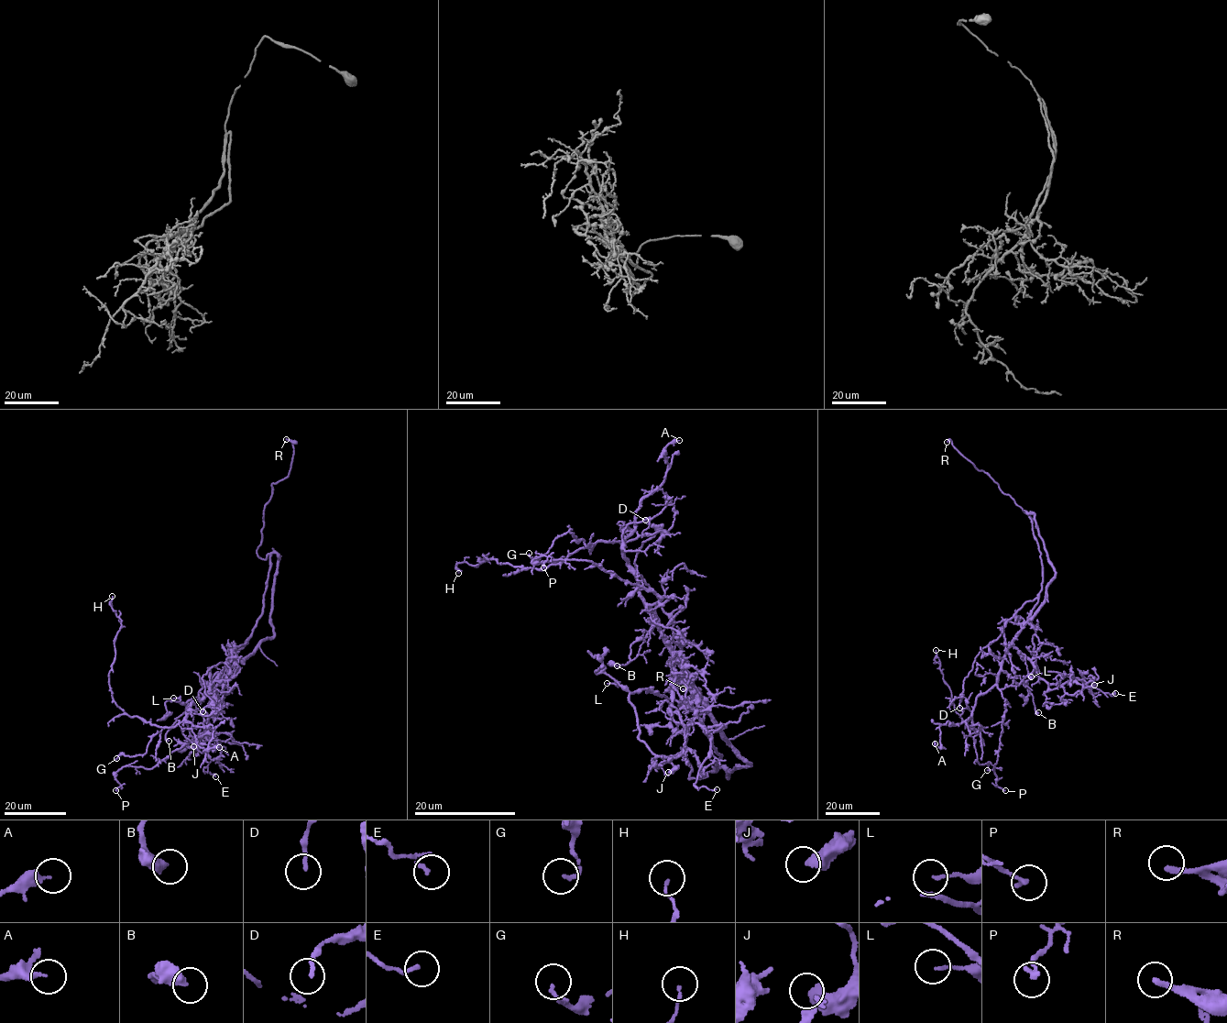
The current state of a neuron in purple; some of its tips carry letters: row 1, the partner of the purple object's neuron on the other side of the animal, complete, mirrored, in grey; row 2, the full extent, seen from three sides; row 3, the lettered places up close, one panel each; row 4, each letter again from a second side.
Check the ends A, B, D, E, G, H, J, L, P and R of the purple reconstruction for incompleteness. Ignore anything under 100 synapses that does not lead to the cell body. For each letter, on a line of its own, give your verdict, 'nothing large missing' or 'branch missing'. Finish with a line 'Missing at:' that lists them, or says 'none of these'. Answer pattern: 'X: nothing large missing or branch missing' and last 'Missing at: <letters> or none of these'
A: nothing large missing
B: nothing large missing
D: nothing large missing
E: nothing large missing
G: nothing large missing
H: nothing large missing
J: nothing large missing
L: nothing large missing
P: nothing large missing
R: branch missing
Missing at: R

